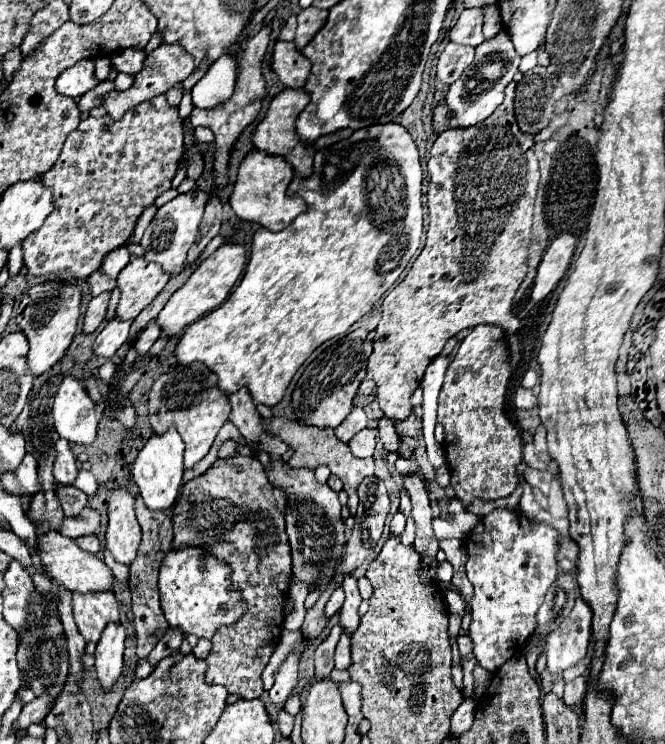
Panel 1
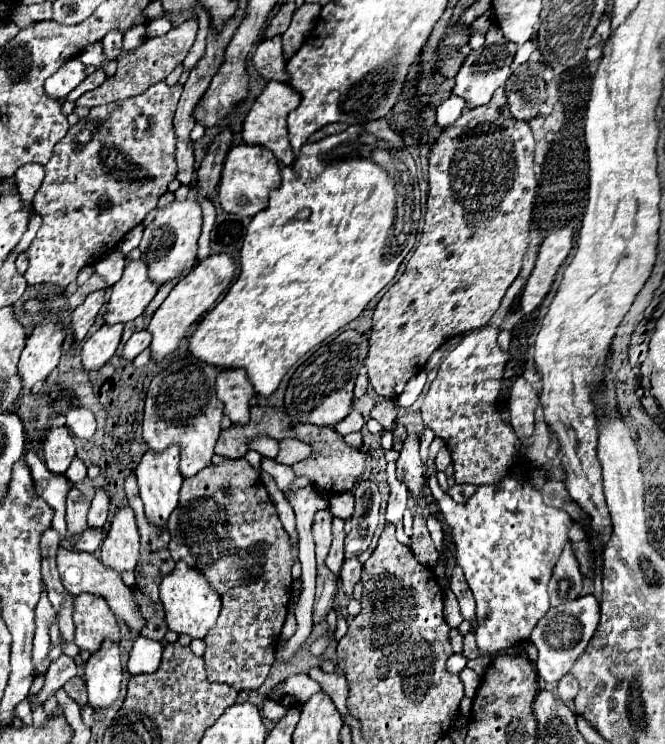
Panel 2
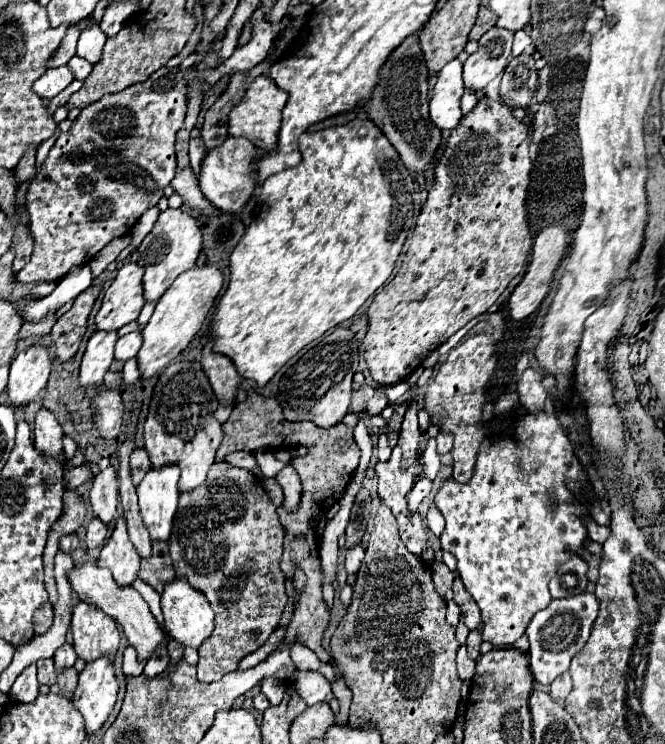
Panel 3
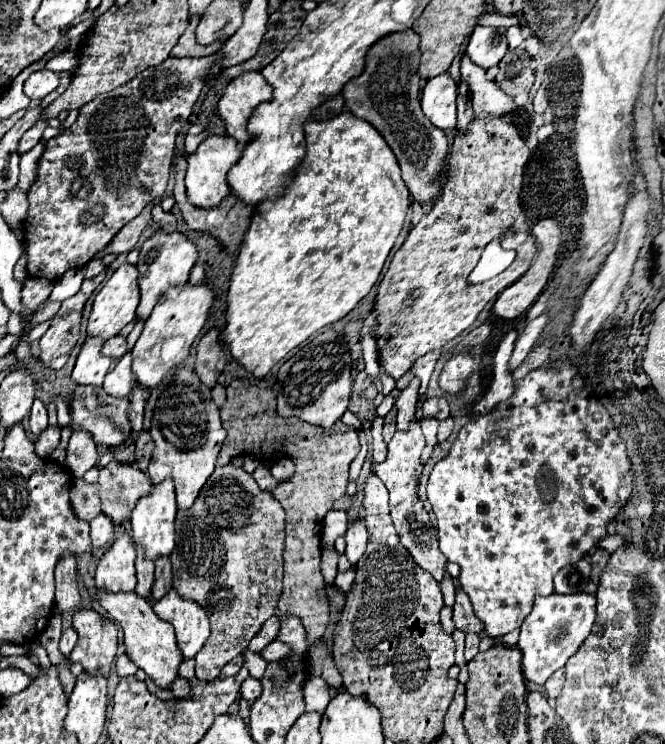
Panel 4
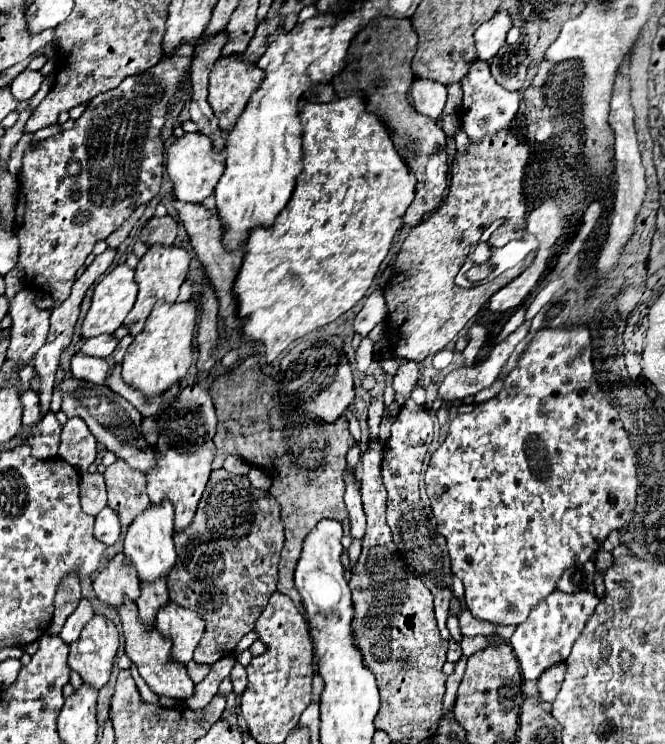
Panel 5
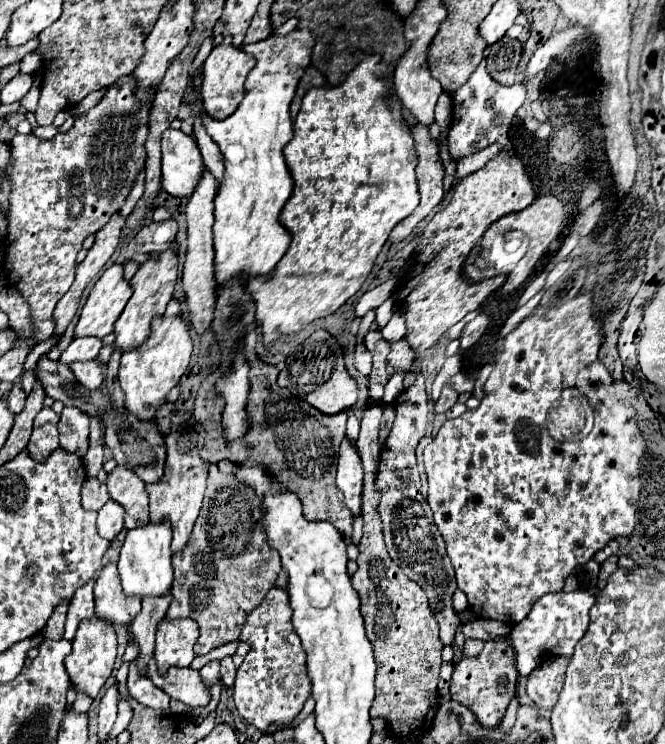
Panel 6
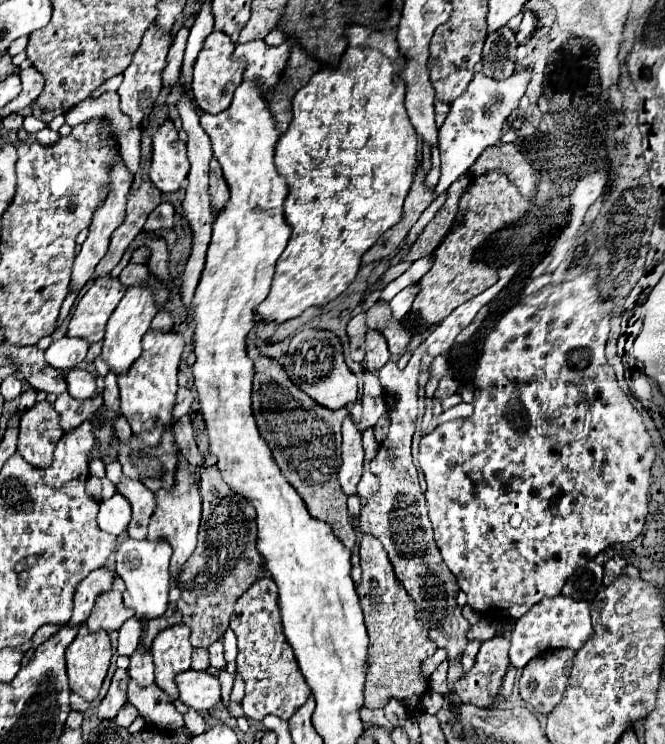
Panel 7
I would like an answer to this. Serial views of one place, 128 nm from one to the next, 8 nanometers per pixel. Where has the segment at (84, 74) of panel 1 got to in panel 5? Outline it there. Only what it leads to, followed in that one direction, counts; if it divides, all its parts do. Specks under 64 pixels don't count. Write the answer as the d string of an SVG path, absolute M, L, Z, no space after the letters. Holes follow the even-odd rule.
M24 70L22 74L18 74L12 84L10 84L10 90L12 90L12 96L18 100L18 102L26 102L28 98L32 98L40 84L42 84L42 74L40 72L32 72L32 70Z

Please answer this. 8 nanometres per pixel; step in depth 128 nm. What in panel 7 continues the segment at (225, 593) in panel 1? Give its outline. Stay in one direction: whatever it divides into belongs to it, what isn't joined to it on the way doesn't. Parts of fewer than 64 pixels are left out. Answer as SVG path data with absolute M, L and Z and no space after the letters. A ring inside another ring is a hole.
M184 624L170 626L156 636L150 652L156 666L156 686L168 694L168 700L178 700L176 692L176 674L190 670L192 644L188 642L190 628Z

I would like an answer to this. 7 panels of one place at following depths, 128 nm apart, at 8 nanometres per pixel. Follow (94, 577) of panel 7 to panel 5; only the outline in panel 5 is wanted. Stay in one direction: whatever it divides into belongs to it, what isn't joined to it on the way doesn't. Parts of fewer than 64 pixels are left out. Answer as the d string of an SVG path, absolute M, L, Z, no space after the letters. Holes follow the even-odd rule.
M80 598L80 604L78 608L68 616L62 632L60 632L60 638L66 642L66 644L72 644L78 636L80 636L80 630L84 628L84 624L94 616L94 610L92 610L92 602L88 602L88 598Z

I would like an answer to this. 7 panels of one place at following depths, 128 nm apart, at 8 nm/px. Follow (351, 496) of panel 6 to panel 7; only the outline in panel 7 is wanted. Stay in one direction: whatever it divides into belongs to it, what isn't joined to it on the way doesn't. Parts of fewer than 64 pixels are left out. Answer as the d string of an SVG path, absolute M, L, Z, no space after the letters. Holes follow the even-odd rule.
M348 414L342 422L342 466L338 472L340 486L344 488L346 494L356 494L356 486L362 476L362 466L364 466L362 432Z

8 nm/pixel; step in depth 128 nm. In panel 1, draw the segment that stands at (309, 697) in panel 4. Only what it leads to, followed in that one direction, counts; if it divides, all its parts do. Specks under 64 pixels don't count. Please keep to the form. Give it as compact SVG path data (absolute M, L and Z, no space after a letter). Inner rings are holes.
M292 654L284 660L280 670L276 672L276 682L268 692L270 700L274 704L284 704L296 686L298 686L298 670L294 670L294 654Z

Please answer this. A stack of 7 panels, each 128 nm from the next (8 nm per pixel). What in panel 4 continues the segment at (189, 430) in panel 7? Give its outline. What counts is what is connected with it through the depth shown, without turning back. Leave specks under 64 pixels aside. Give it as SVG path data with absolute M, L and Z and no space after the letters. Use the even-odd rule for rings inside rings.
M232 464L216 468L194 506L176 514L176 548L170 554L174 582L172 588L186 600L194 600L206 608L210 616L212 634L204 648L196 654L196 678L210 682L218 678L224 664L248 648L252 636L262 624L276 614L282 592L282 554L284 554L284 508L270 494L258 488L252 474Z

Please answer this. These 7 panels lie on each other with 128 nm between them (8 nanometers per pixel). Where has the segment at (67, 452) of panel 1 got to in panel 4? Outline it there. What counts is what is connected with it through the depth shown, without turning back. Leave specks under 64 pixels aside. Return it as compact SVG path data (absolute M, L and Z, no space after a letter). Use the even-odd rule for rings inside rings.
M34 400L34 406L30 410L30 430L34 434L40 434L46 426L48 426L48 416L46 416L46 408L44 408L44 402L42 400Z

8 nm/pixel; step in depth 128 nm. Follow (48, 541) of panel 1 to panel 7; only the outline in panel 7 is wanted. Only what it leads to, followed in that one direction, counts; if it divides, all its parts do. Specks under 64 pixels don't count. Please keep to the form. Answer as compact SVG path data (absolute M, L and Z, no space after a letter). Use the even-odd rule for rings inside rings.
M180 672L176 676L176 686L180 690L180 700L194 710L210 710L222 700L220 682L208 672Z

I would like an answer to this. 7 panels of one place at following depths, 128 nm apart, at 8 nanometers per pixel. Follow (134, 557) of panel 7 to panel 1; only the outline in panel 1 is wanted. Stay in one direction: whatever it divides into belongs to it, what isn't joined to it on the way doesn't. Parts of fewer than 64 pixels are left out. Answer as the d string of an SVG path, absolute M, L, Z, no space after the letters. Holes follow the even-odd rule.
M170 428L162 436L154 434L146 442L146 446L140 450L140 454L134 462L134 468L132 468L132 476L134 476L134 482L140 490L140 496L144 498L146 508L162 510L162 512L172 510L174 500L176 500L180 486L182 486L182 476L184 476L182 454L184 454L184 440L180 438L180 434L174 428Z

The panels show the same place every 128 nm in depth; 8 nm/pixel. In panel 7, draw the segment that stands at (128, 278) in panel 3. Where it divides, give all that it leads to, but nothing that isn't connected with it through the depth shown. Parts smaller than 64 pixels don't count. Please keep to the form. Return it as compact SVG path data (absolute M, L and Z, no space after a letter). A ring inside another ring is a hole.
M102 276L94 280L90 290L76 304L66 336L82 338L90 344L102 340L110 312L118 306L124 292L126 288L120 284L118 278Z

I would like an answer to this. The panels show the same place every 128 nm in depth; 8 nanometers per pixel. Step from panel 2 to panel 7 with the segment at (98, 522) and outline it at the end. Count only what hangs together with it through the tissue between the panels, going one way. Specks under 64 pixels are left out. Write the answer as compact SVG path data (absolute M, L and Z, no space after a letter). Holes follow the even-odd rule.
M122 476L122 480L116 484L116 490L120 494L124 494L128 498L130 506L132 506L132 522L128 526L130 538L144 540L150 516L152 516L152 512L156 508L154 492L144 488L144 484L140 484L138 480L130 480L126 476Z

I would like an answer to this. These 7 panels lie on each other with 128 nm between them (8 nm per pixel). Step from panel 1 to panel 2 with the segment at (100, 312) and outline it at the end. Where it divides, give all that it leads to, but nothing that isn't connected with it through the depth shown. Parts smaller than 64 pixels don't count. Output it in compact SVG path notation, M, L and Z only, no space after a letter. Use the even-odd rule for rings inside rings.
M96 290L96 292L90 292L76 310L72 310L70 330L74 334L74 346L78 346L84 340L84 336L90 330L90 326L94 324L94 318L102 304L104 304L104 290Z

